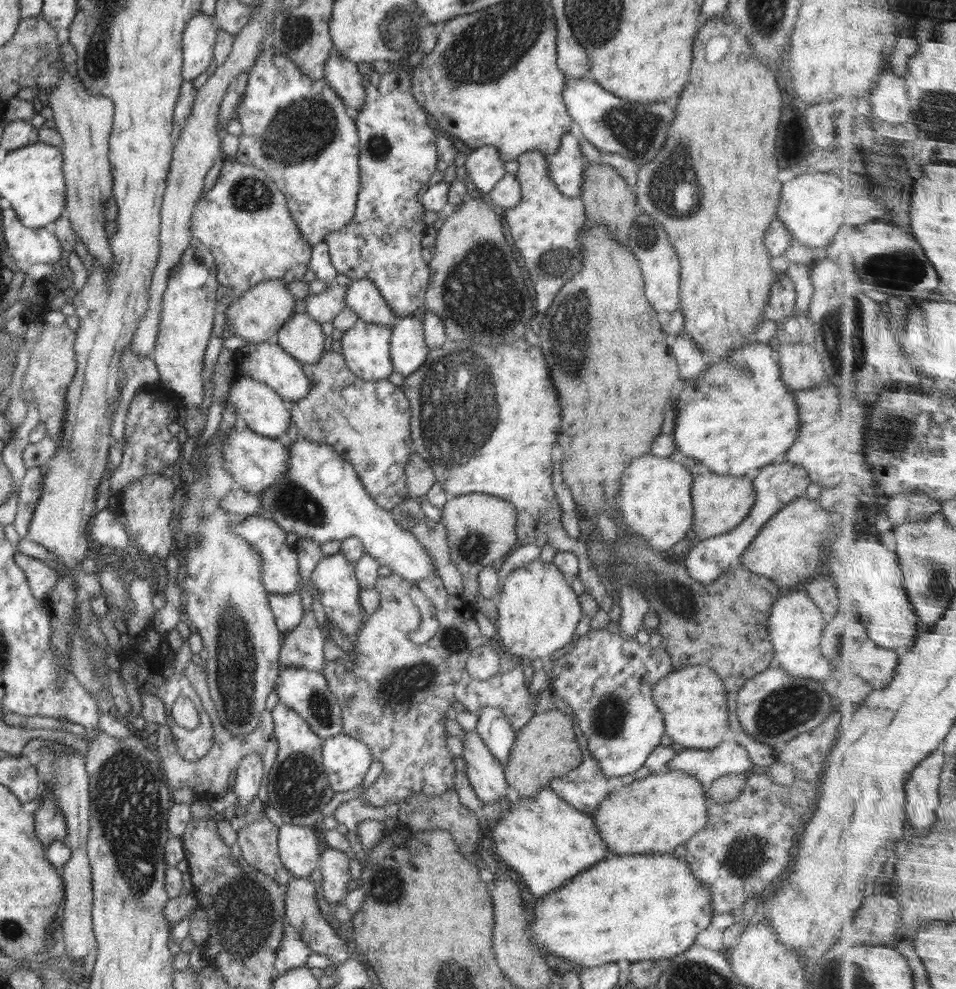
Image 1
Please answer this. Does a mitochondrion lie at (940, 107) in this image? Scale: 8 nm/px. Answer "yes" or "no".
yes

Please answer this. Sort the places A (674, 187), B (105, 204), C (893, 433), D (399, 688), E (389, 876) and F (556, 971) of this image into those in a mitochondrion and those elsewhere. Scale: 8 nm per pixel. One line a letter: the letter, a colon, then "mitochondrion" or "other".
A: mitochondrion
B: other
C: mitochondrion
D: mitochondrion
E: mitochondrion
F: other

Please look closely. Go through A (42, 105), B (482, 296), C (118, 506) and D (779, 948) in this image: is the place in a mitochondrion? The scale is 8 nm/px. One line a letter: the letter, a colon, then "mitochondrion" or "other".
A: other
B: mitochondrion
C: other
D: other

